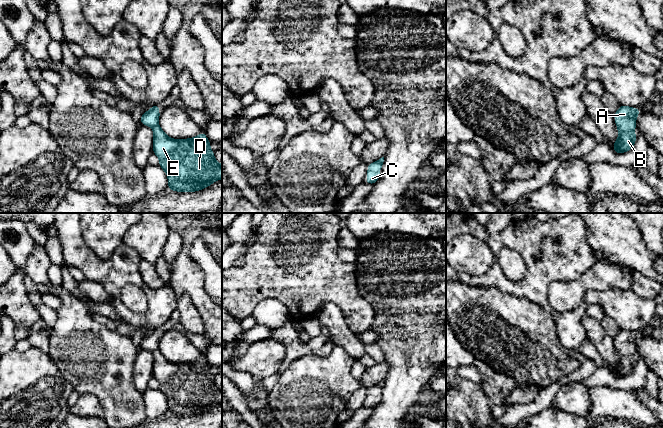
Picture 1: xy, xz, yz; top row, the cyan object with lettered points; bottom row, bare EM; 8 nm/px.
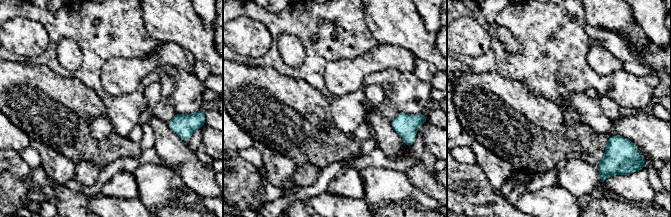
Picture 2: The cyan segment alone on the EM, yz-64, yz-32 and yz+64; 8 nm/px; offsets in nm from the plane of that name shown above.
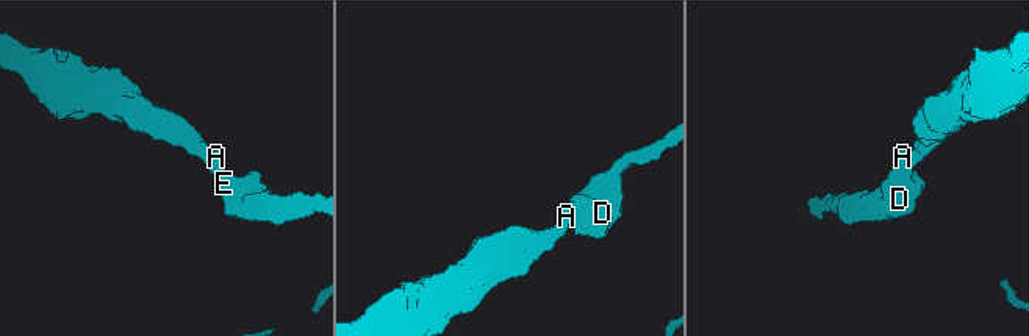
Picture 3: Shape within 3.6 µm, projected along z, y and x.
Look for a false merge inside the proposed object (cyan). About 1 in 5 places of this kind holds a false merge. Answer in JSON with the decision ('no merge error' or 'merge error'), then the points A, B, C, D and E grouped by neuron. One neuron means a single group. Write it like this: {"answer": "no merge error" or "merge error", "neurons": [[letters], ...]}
{"answer": "no merge error", "neurons": [["A", "B", "C", "D", "E"]]}

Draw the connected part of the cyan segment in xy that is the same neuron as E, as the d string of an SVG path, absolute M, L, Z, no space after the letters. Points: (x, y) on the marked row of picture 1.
M156 104L142 115L140 122L153 129L153 153L158 156L159 166L168 176L169 190L178 192L199 191L222 179L222 165L215 160L214 152L210 148L210 141L205 133L201 132L198 136L189 139L170 138L160 128L159 116L159 105Z

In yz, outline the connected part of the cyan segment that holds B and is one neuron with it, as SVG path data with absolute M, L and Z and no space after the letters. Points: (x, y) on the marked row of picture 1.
M620 105L618 111L613 114L615 123L619 132L618 139L614 142L613 150L618 153L624 153L632 149L637 135L633 132L636 129L636 116L641 109Z

